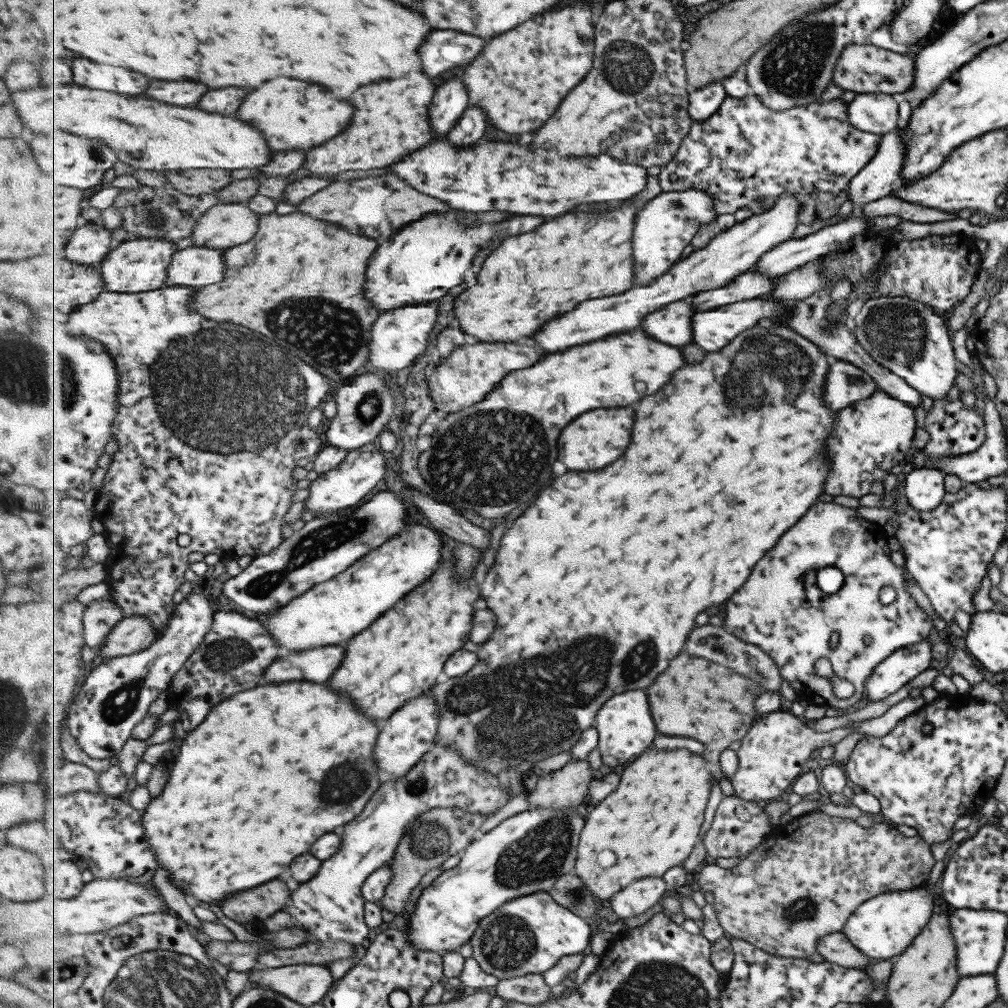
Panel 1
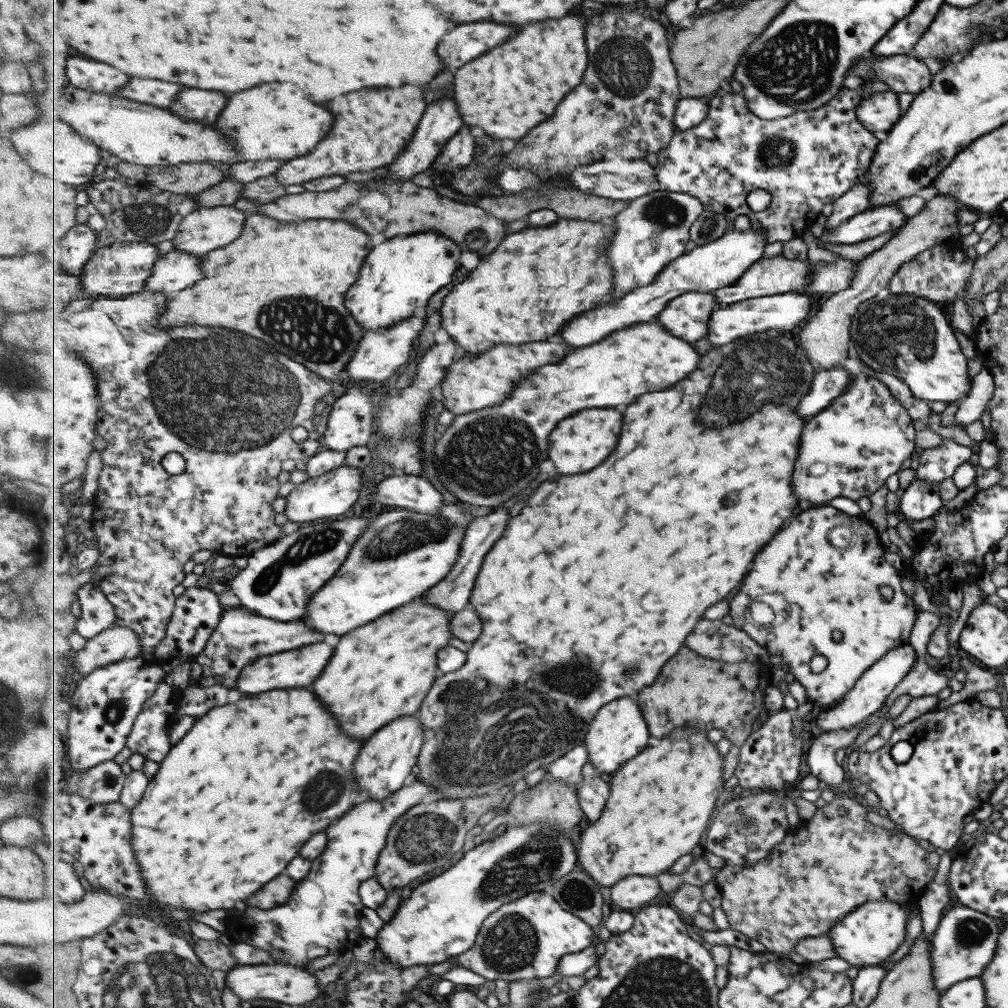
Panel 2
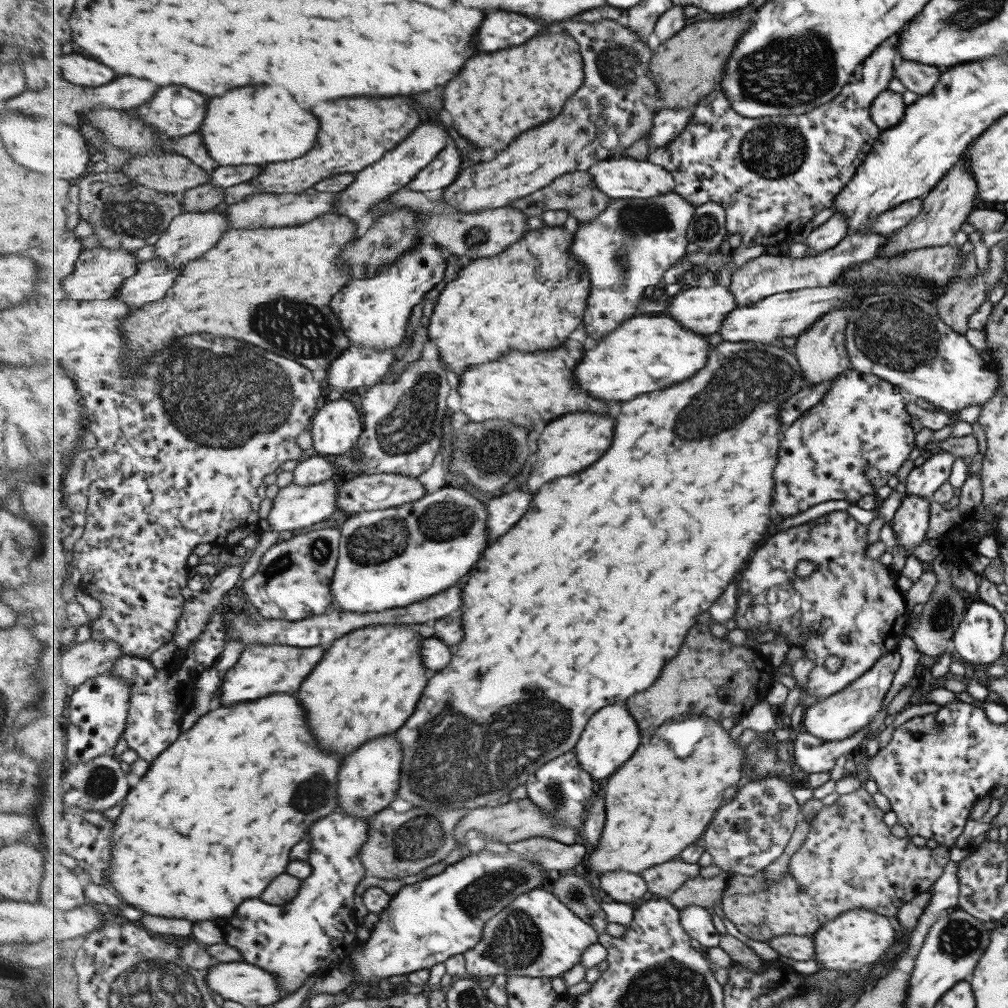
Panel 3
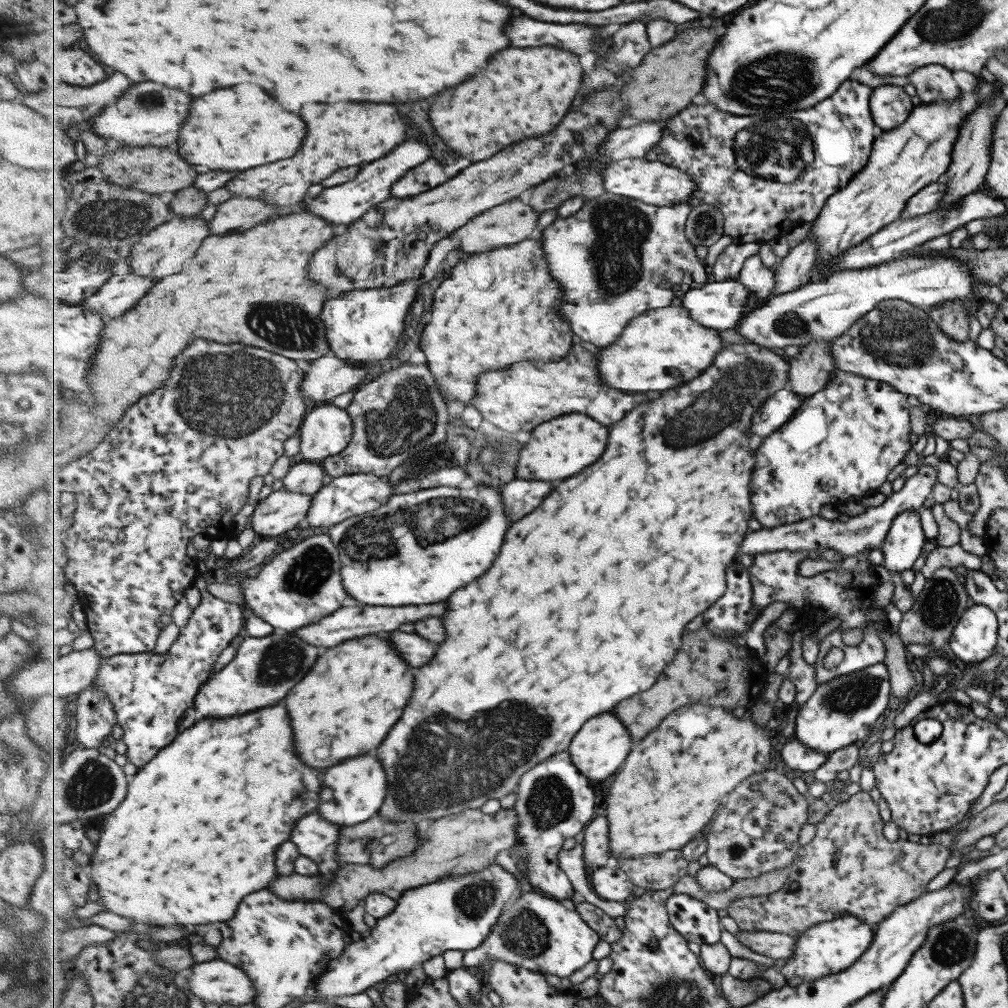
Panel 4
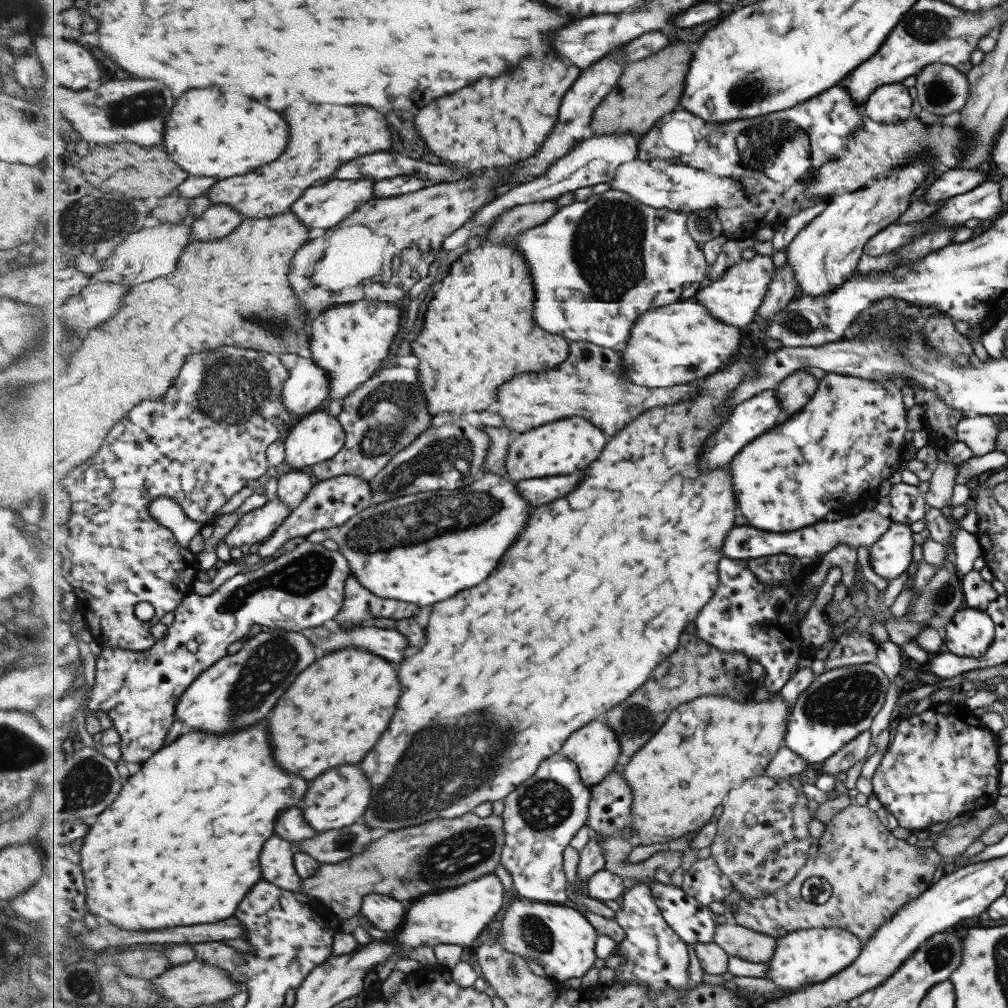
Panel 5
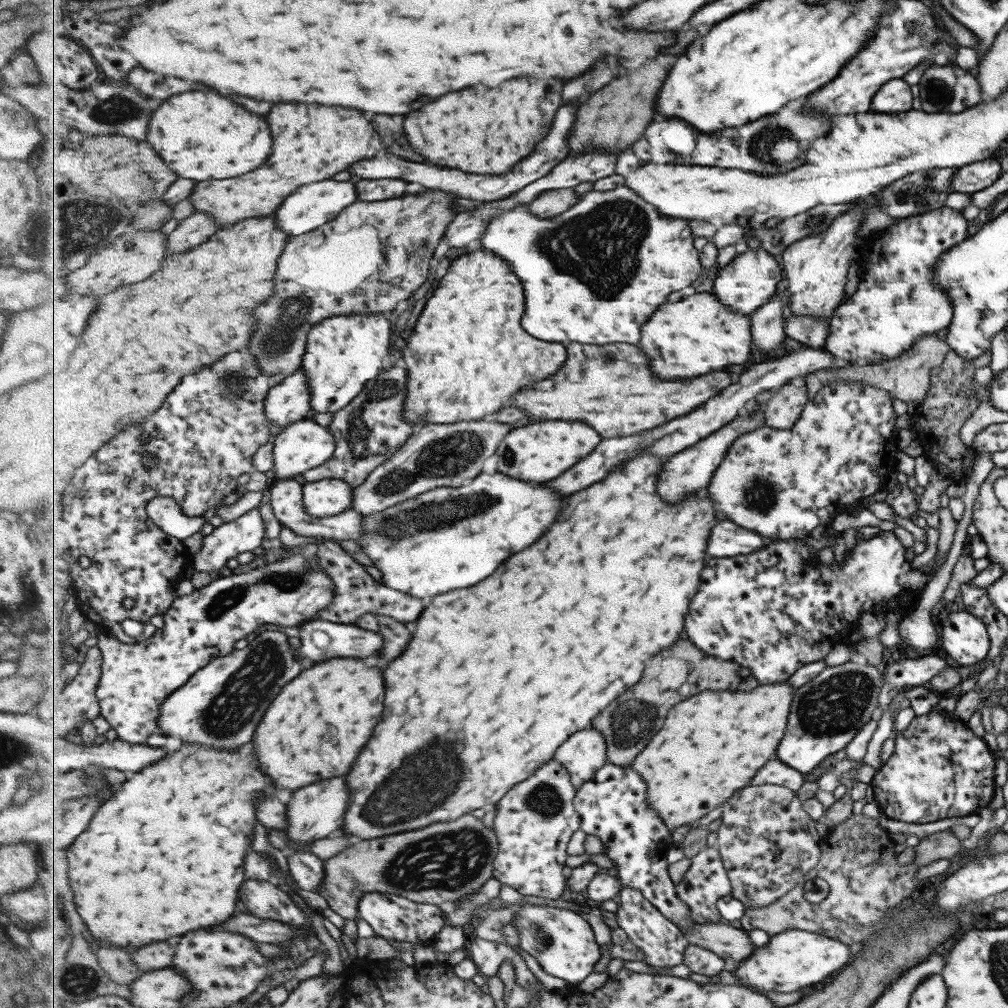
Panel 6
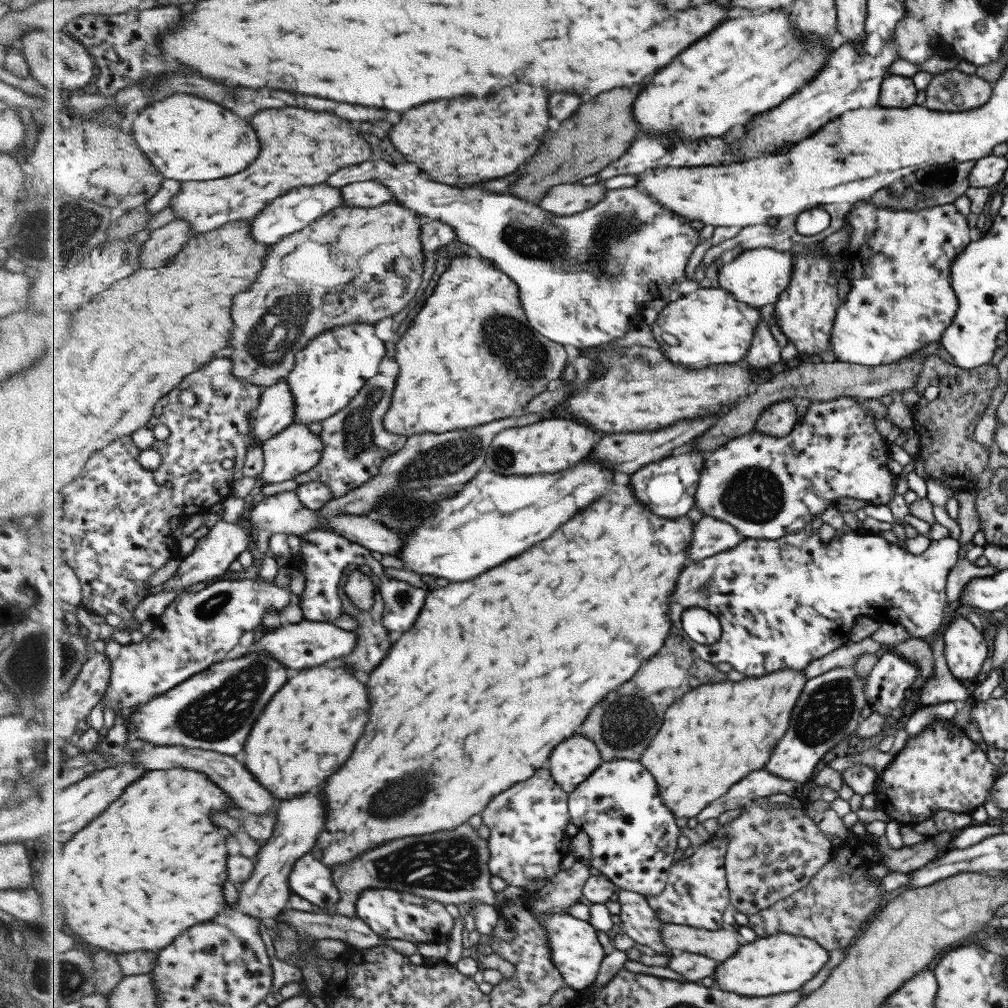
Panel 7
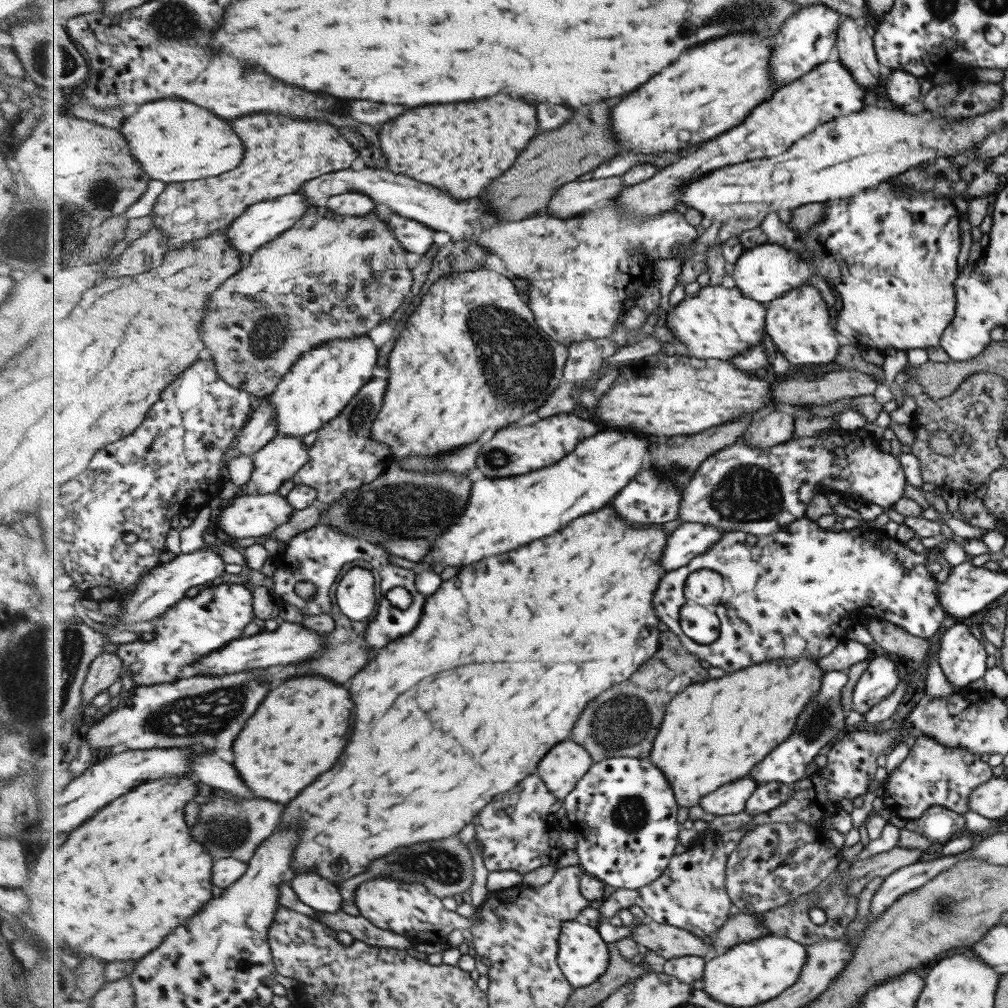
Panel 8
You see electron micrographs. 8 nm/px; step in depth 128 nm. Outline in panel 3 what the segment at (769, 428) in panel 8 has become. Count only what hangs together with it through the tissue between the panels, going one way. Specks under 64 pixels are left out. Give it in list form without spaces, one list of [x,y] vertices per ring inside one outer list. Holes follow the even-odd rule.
[[[850,306],[828,312],[819,322],[813,325],[812,329],[798,338],[794,352],[800,359],[805,380],[811,382],[810,386],[832,380],[841,372],[851,368],[850,359],[846,352],[844,334],[848,314],[850,314]]]

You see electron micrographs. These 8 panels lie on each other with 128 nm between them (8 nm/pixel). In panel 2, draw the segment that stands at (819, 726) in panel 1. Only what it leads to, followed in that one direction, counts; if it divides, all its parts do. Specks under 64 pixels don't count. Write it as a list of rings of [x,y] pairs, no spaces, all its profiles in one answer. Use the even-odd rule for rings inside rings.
[[[960,658],[960,669],[966,669],[966,682],[959,692],[952,692],[952,696],[948,699],[940,701],[935,709],[944,709],[952,704],[963,702],[974,698],[975,694],[983,691],[997,691],[1000,679],[996,679],[996,675],[990,673],[988,669],[982,669],[975,666],[968,660],[969,658]]]

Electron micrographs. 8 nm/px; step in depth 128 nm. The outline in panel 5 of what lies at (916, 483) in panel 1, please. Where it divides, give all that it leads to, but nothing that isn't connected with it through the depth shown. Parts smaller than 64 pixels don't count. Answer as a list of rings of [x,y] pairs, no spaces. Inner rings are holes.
[[[896,522],[868,549],[872,570],[878,576],[890,582],[907,570],[913,560],[913,534],[910,524]]]

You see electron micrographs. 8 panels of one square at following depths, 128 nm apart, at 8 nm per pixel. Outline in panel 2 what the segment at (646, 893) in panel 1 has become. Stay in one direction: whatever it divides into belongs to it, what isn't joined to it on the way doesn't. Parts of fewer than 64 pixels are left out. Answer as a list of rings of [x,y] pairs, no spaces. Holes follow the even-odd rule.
[[[640,875],[627,876],[610,889],[614,908],[632,912],[657,903],[664,891],[658,877]]]

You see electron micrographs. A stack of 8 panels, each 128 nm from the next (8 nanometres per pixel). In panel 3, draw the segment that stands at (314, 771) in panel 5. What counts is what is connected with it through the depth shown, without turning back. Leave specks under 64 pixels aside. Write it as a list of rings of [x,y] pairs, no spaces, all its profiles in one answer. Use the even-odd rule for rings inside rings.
[[[372,624],[372,627],[358,629],[340,638],[329,647],[326,658],[298,694],[308,710],[310,726],[324,750],[348,754],[380,736],[398,732],[408,722],[428,688],[428,668],[422,660],[422,640],[424,638],[416,634],[414,626]]]

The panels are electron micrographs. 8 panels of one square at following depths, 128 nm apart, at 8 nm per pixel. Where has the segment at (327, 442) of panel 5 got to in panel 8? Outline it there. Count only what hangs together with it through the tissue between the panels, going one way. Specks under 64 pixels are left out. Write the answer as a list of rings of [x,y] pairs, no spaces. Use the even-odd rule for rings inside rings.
[[[278,436],[254,455],[254,471],[247,482],[248,495],[278,493],[310,461],[311,447],[302,438]]]

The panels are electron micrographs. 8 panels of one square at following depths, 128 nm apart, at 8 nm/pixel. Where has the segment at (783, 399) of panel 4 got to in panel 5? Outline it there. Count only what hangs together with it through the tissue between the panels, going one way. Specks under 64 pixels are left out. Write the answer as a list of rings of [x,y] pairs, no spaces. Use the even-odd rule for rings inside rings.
[[[777,389],[766,390],[762,394],[743,402],[735,408],[732,418],[728,419],[721,426],[721,429],[708,439],[699,464],[702,464],[704,470],[706,468],[714,470],[715,468],[729,466],[736,458],[736,455],[740,454],[750,441],[782,424],[786,420],[786,416],[788,416],[788,413],[783,411],[783,406],[777,395]]]

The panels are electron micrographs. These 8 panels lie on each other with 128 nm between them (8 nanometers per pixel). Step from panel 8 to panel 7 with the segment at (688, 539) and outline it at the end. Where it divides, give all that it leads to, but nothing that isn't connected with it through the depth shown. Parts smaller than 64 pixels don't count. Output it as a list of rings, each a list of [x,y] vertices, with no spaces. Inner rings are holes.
[[[704,516],[697,522],[695,537],[689,548],[689,558],[703,561],[725,550],[740,546],[745,536],[733,524],[713,516]]]

